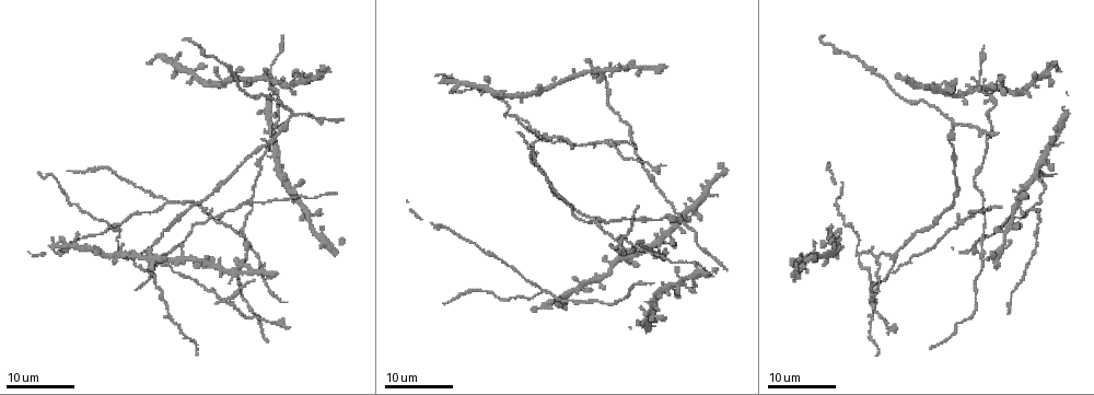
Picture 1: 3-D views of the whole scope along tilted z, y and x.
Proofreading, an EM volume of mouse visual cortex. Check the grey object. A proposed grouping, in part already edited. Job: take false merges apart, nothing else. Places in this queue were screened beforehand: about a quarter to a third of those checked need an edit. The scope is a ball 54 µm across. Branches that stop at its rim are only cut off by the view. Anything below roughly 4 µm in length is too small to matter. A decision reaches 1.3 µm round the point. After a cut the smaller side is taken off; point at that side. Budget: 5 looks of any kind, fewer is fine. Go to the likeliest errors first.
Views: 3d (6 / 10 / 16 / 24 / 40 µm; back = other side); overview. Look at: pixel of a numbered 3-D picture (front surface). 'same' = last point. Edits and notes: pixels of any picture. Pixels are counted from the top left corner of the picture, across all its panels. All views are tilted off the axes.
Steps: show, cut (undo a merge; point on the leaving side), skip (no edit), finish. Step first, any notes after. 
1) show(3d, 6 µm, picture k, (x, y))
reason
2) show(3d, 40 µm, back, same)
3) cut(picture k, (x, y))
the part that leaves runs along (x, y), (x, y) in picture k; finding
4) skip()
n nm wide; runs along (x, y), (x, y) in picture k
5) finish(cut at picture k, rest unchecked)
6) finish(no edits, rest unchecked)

show(3d, 24 µm, picture 1, (170, 202))
three-way junction

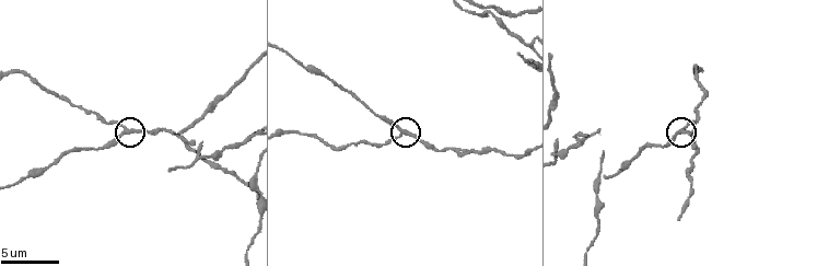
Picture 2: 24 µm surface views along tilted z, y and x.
show(3d, 10 µm, picture 2, (402, 132))

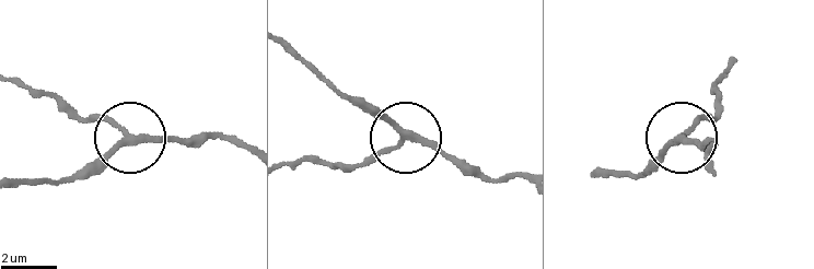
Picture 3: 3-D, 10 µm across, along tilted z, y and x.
skip()
side arm 19 µm; runs along (711, 171), (712, 139), (690, 144), (684, 136), (721, 115) in picture 3; continuous, no second neuron

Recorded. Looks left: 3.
show(3d, 10 µm, picture 2, (599, 134))
arms part here

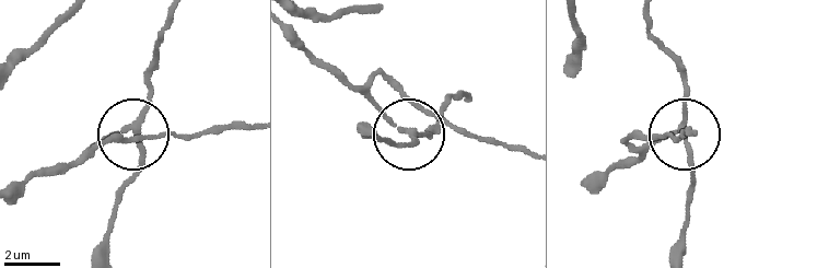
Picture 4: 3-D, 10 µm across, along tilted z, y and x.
cut(picture 4, (103, 137))
3 arms; the part that leaves runs along (132, 123), (74, 160), (13, 183) in picture 4; a second neuron is stuck on

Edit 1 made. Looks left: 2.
finish(cut at picture 4, rest unchecked)

